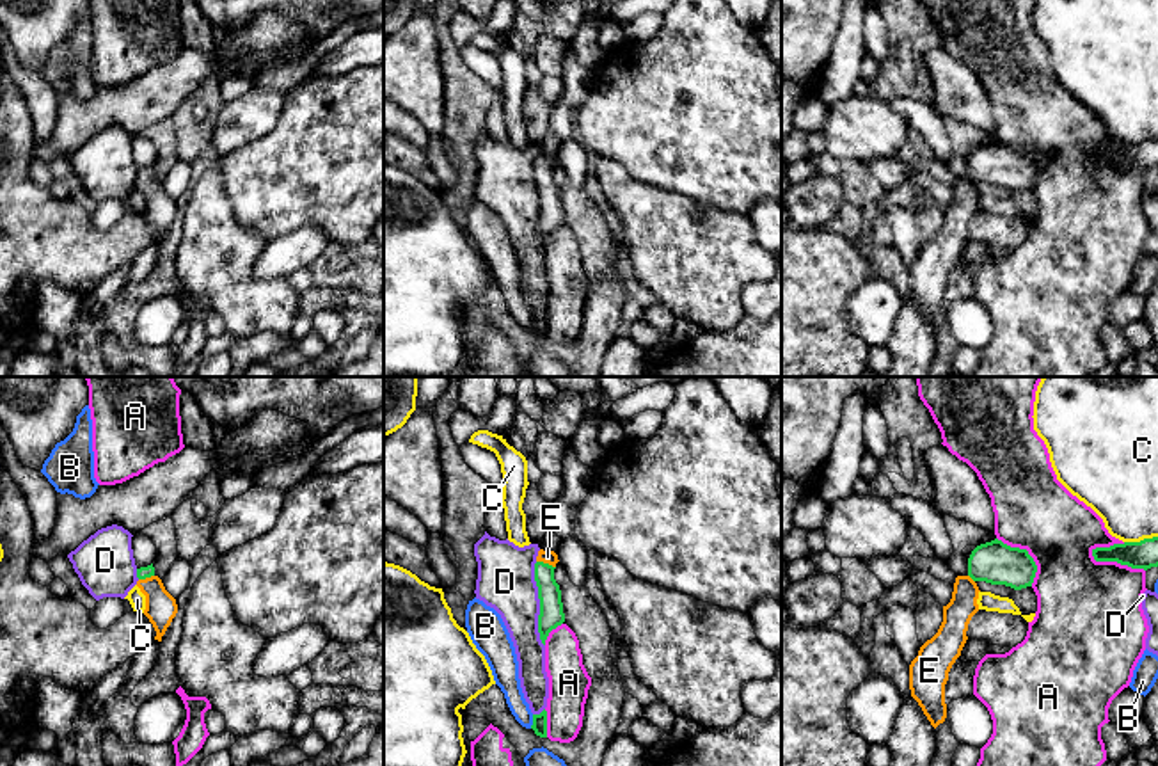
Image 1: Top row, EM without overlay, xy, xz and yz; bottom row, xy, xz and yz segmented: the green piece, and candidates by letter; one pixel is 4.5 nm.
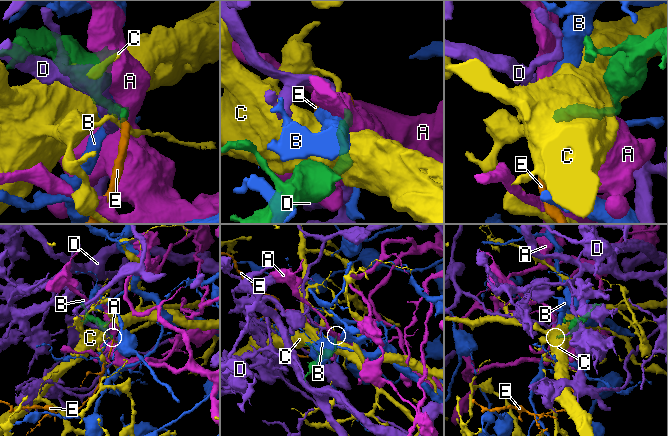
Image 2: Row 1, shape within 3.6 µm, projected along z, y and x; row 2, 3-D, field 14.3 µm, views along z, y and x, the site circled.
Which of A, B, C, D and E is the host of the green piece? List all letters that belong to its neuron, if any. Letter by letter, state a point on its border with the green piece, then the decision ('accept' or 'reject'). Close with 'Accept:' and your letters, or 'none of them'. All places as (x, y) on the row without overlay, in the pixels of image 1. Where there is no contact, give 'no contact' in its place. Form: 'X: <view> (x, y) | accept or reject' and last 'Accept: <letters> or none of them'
A: yz (1116, 162) | reject
B: xz (533, 324) | reject
C: yz (1141, 143) | reject
D: xz (540, 207) | reject
E: xz (546, 166) | accept
Accept: E

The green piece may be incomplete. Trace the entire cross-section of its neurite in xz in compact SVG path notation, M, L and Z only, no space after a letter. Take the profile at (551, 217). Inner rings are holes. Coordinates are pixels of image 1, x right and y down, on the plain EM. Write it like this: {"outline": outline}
{"outline": "M540 151L535 165L535 183L540 201L538 235L543 247L549 235L565 224L561 192L554 181L558 164L554 153Z"}

